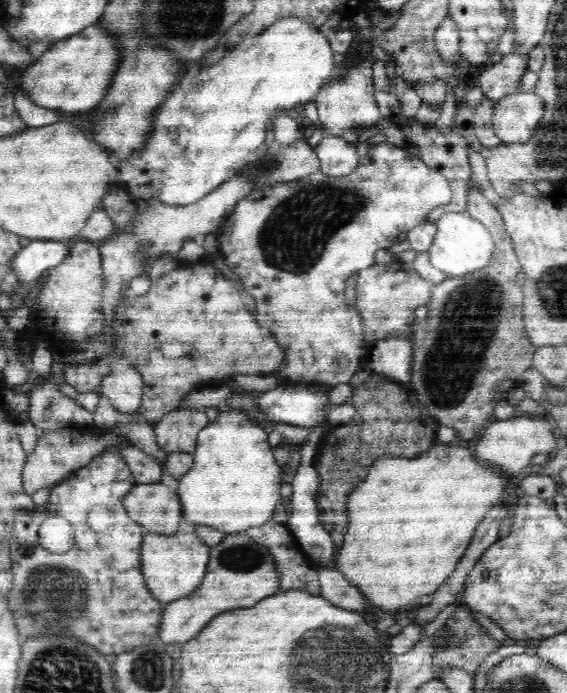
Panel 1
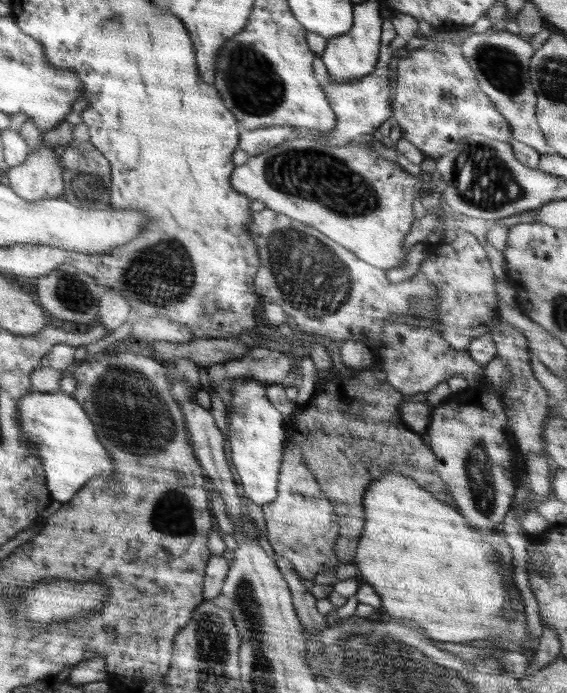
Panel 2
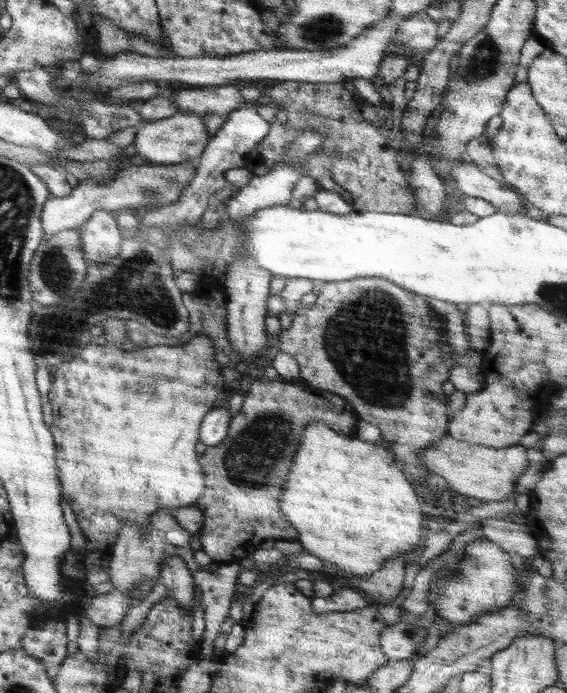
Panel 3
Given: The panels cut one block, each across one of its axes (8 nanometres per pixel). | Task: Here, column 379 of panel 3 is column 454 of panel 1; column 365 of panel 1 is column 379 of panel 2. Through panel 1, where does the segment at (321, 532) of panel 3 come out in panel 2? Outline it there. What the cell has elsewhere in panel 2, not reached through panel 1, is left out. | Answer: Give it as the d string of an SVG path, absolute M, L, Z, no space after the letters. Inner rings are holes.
M384 472L381 478L371 483L371 486L367 489L365 496L363 497L364 515L365 515L365 528L360 536L360 543L356 550L356 557L353 559L353 563L357 566L358 571L366 583L372 586L375 592L380 594L382 598L382 608L386 608L386 612L390 614L390 617L394 620L402 620L402 618L408 618L408 620L414 620L418 622L418 625L424 630L424 633L428 637L444 642L472 642L472 640L486 640L490 636L498 636L505 640L511 640L512 642L532 642L532 638L528 635L526 610L524 609L524 601L521 596L518 595L518 599L512 599L512 606L514 606L513 616L511 620L503 620L501 615L503 614L504 606L510 602L508 597L508 588L515 586L512 575L514 574L514 562L512 548L505 540L505 534L500 527L496 527L492 532L488 534L480 534L476 532L474 528L470 528L470 524L464 520L464 516L460 516L452 506L446 506L442 504L440 500L436 500L432 494L426 490L419 488L418 484L415 484L411 479L401 476L400 472Z

